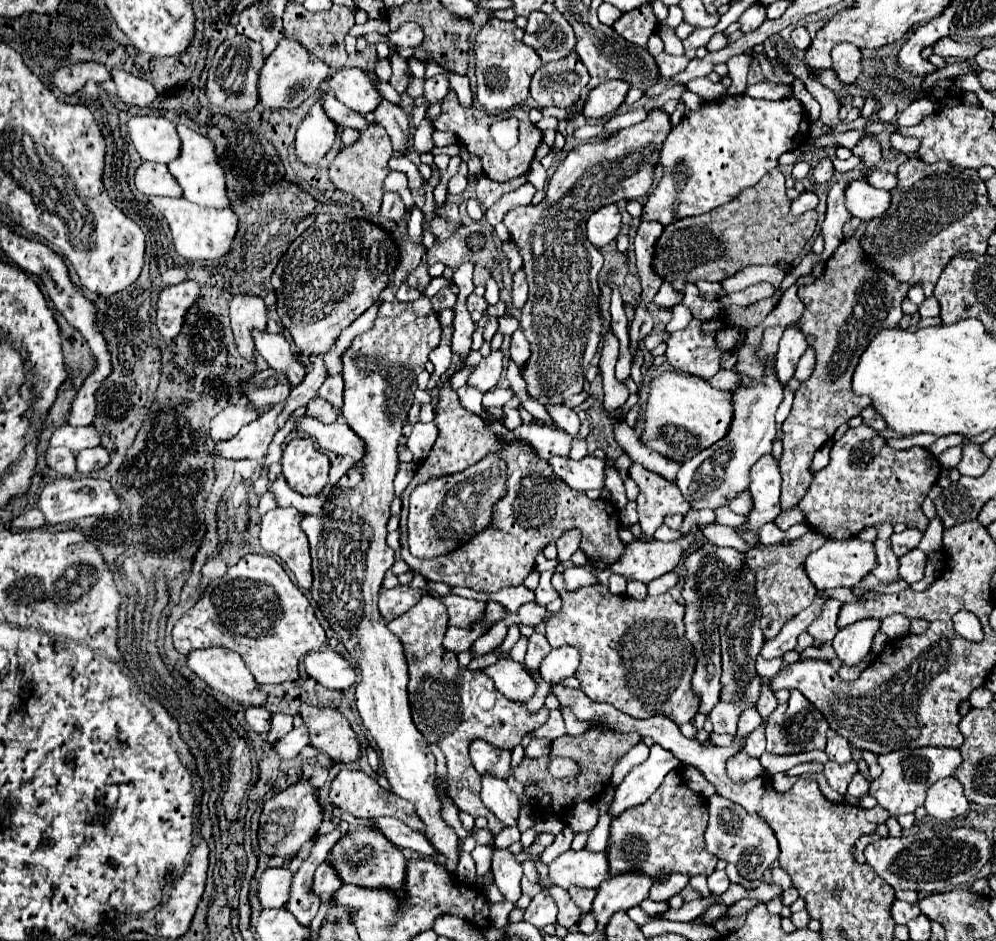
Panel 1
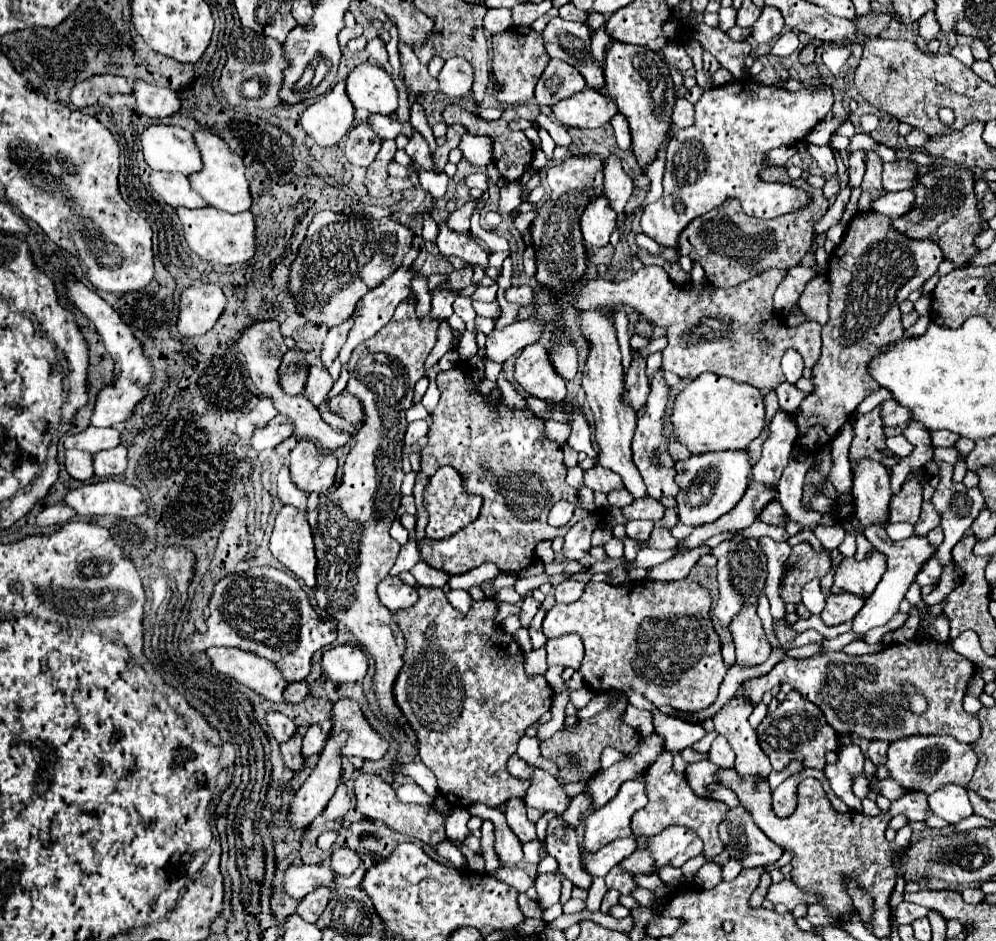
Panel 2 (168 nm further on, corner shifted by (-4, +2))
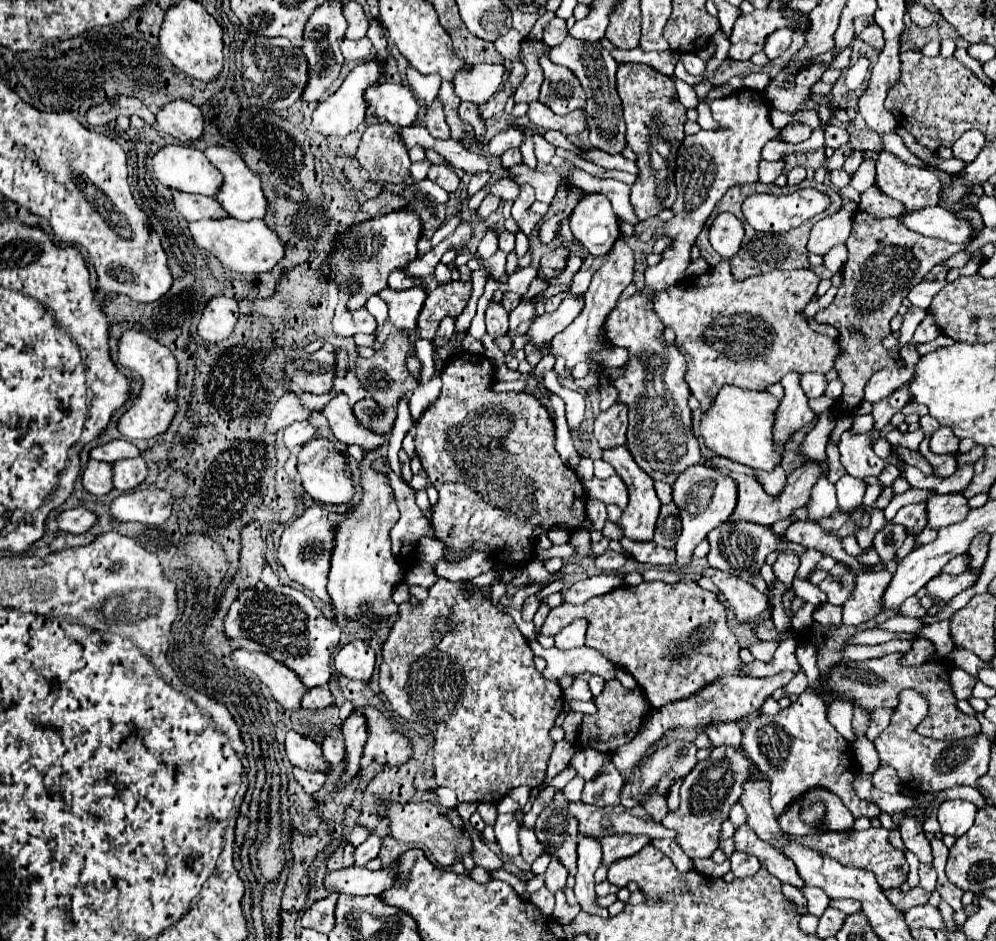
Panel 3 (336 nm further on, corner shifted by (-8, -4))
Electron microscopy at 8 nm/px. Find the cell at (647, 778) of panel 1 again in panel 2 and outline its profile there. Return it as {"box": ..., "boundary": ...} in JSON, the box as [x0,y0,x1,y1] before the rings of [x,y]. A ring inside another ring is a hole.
{"box":[582,776,646,852],"boundary":[[[644,776],[630,782],[624,782],[618,796],[608,802],[604,808],[590,812],[584,826],[584,840],[582,848],[584,852],[596,852],[602,846],[606,846],[610,840],[632,836],[630,818],[636,810],[644,808],[646,804],[646,792],[644,792]]]}

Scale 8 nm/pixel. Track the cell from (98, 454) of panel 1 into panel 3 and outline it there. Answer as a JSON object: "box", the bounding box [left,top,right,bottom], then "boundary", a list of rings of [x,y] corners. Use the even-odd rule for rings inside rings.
{"box":[112,458,148,492],"boundary":[[[126,458],[126,460],[116,460],[112,464],[112,474],[114,474],[112,476],[114,488],[128,492],[144,482],[148,468],[142,458]]]}

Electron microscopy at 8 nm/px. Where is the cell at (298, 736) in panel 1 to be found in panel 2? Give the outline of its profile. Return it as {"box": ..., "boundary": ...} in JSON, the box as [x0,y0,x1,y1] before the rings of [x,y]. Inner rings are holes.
{"box":[302,726,328,756],"boundary":[[[310,726],[308,732],[304,734],[304,744],[302,744],[302,754],[312,756],[320,754],[324,750],[324,744],[328,740],[328,734],[322,730],[322,726]]]}

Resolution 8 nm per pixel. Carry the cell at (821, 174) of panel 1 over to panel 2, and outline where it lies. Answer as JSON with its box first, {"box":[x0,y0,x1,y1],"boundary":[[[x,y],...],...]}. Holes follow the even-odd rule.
{"box":[808,144,836,176],"boundary":[[[808,144],[808,152],[810,152],[810,156],[818,162],[818,166],[824,170],[826,176],[834,176],[834,174],[836,174],[834,152],[832,152],[828,146],[814,146],[814,144]]]}

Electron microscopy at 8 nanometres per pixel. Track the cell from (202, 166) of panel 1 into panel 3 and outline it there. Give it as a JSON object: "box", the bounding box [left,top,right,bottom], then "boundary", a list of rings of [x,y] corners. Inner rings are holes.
{"box":[204,146,266,220],"boundary":[[[226,146],[206,148],[204,154],[220,170],[220,174],[224,176],[224,182],[222,182],[218,194],[216,194],[216,200],[228,212],[228,216],[232,216],[236,220],[264,218],[264,214],[266,214],[266,198],[264,198],[262,188],[260,188],[260,178],[244,164],[244,160],[234,150],[230,150]]]}

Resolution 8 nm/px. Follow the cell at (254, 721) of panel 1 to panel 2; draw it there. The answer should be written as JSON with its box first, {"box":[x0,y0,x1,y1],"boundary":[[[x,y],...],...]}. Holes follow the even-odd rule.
{"box":[266,712,298,744],"boundary":[[[268,712],[266,714],[266,724],[272,732],[272,736],[282,744],[282,742],[288,742],[296,732],[298,732],[298,726],[284,714],[280,712]]]}

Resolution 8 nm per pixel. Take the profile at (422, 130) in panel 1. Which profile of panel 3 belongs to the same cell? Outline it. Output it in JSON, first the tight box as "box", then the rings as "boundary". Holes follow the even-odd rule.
{"box":[452,64,504,104],"boundary":[[[474,64],[468,70],[456,72],[452,84],[460,100],[484,104],[502,84],[504,66],[502,64]]]}

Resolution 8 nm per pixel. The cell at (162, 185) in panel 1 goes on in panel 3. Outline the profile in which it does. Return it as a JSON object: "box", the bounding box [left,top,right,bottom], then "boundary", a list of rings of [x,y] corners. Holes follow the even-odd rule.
{"box":[170,188,228,220],"boundary":[[[170,188],[172,196],[174,196],[174,206],[176,210],[188,220],[202,220],[202,218],[224,218],[228,216],[226,210],[216,202],[216,198],[210,196],[202,196],[202,194],[186,194],[180,190]]]}

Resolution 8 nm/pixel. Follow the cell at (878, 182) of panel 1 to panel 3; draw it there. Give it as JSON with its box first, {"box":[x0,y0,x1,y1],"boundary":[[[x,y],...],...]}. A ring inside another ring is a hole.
{"box":[876,150,940,210],"boundary":[[[886,150],[876,162],[876,184],[884,194],[902,202],[906,210],[936,206],[940,200],[940,178],[936,172],[904,164]]]}

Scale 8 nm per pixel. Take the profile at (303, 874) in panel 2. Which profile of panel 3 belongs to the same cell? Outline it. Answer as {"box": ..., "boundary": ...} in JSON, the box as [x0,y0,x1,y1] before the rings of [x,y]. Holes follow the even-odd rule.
{"box":[324,866,396,896],"boundary":[[[350,866],[350,868],[340,868],[340,870],[326,872],[324,888],[326,888],[328,896],[332,892],[336,892],[336,894],[360,894],[360,896],[374,894],[374,896],[378,896],[384,888],[392,886],[392,880],[396,880],[396,874],[392,874],[390,868],[382,868],[382,870],[372,872],[368,868]]]}

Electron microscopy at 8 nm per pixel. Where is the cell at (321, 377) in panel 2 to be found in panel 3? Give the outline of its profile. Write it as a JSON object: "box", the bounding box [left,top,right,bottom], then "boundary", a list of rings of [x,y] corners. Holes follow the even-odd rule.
{"box":[322,392,386,452],"boundary":[[[344,392],[334,394],[332,400],[322,408],[322,414],[328,418],[328,424],[334,436],[344,444],[358,444],[364,448],[364,452],[386,444],[384,436],[370,432],[356,420],[356,416],[352,414],[352,406],[348,402],[348,396]]]}

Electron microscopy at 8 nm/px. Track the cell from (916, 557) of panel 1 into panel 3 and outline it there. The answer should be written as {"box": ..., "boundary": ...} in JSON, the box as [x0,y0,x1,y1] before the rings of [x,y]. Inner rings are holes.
{"box":[926,572,978,600],"boundary":[[[964,572],[960,576],[950,576],[950,574],[938,574],[936,578],[932,578],[926,584],[926,592],[928,596],[934,598],[942,598],[942,600],[950,600],[956,594],[960,594],[962,590],[970,588],[974,582],[978,580],[978,574],[972,572]]]}

